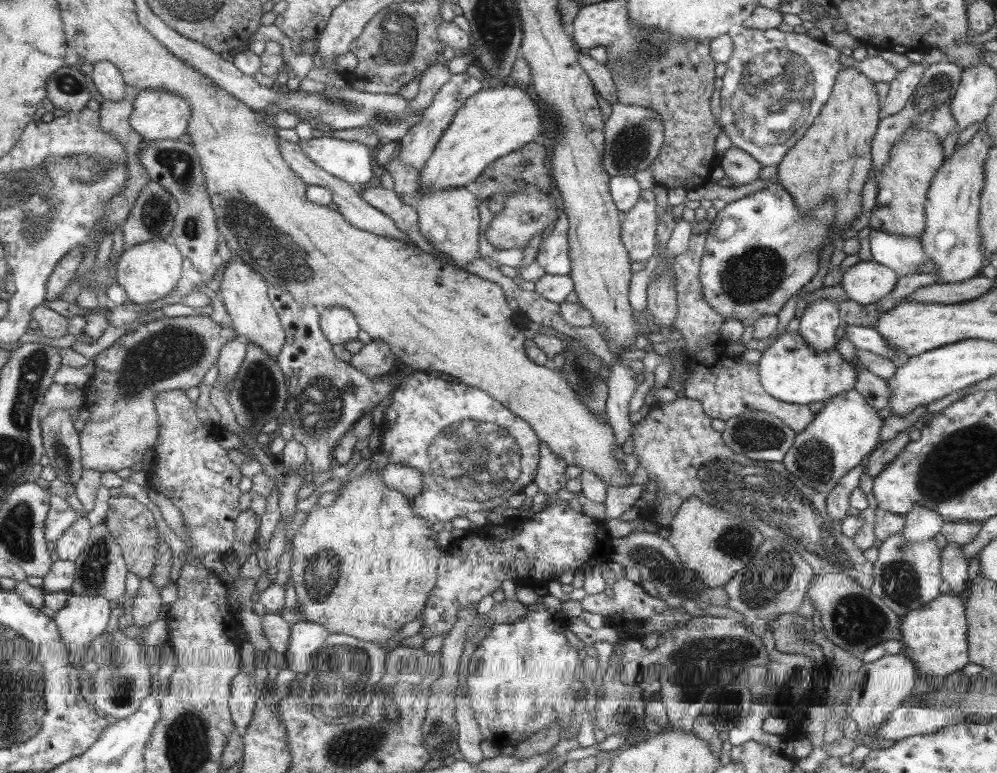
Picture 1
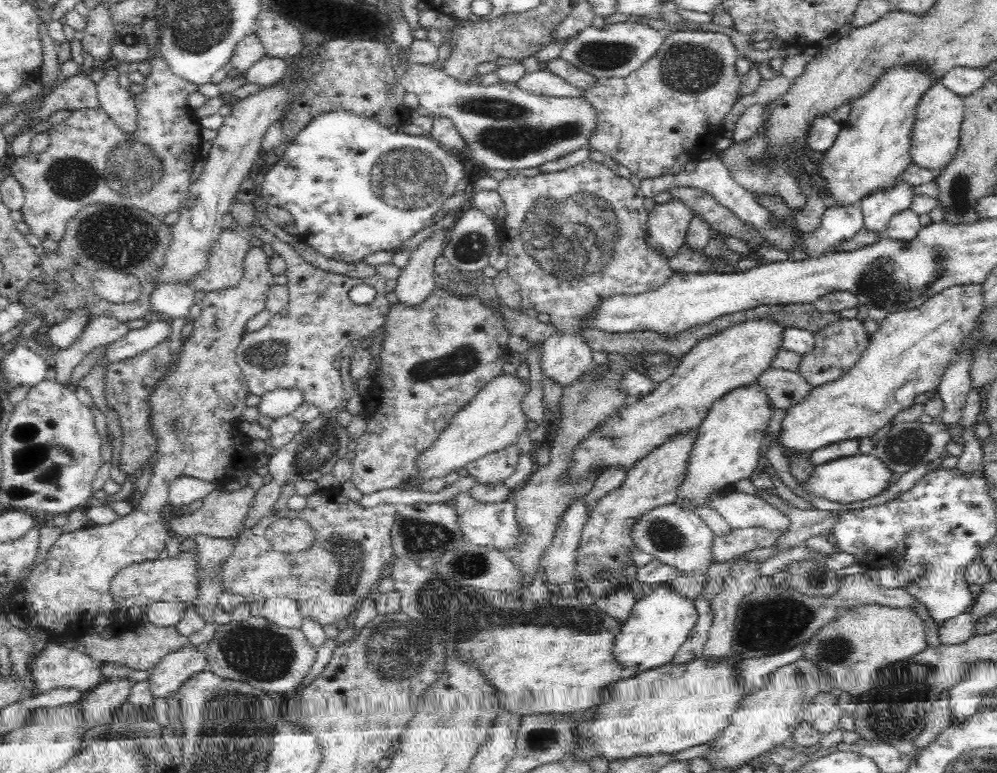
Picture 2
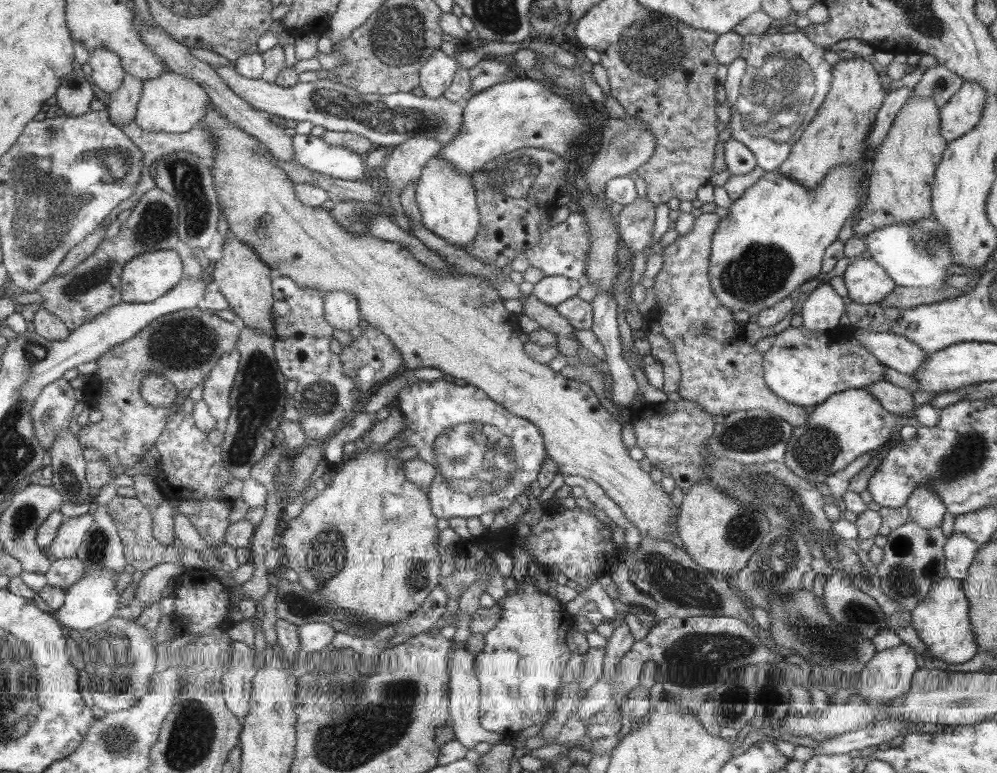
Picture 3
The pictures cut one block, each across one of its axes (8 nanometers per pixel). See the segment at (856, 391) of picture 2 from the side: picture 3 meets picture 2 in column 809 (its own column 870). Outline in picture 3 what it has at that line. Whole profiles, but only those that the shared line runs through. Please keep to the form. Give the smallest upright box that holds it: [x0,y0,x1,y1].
[782,387,920,485]

